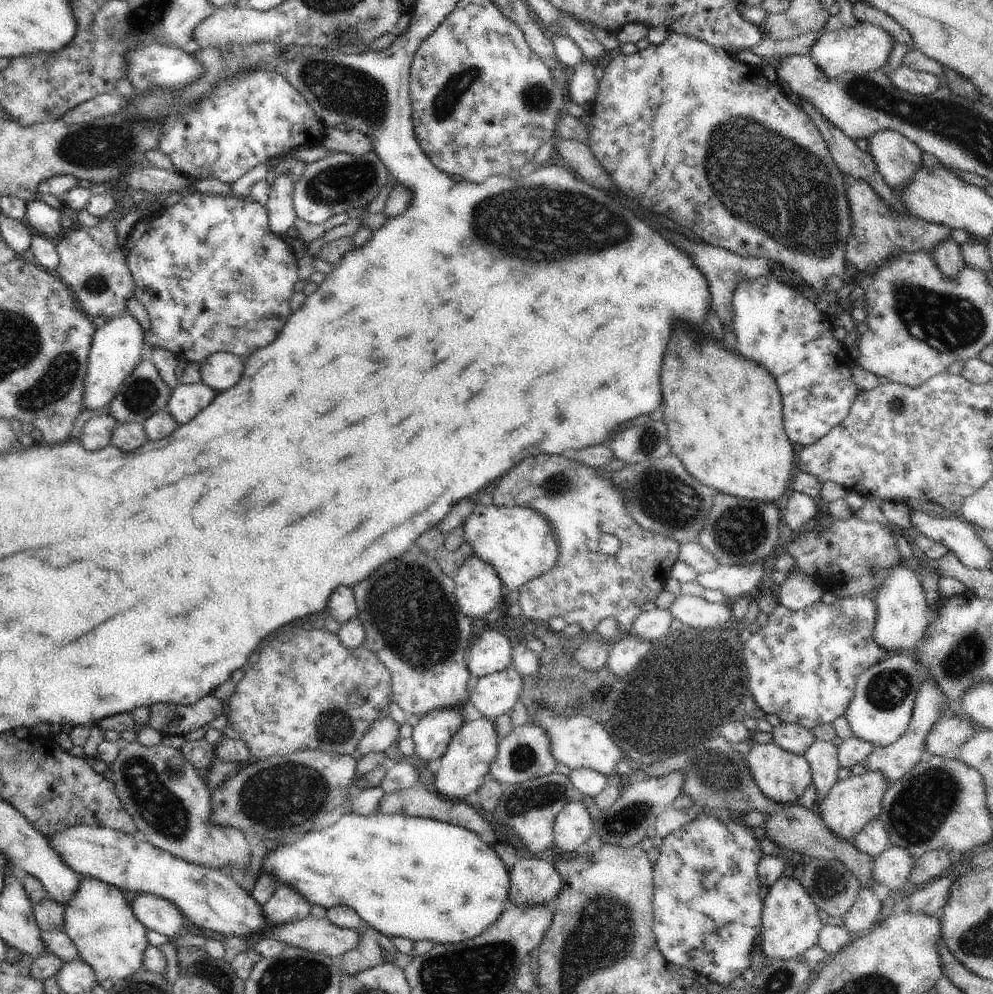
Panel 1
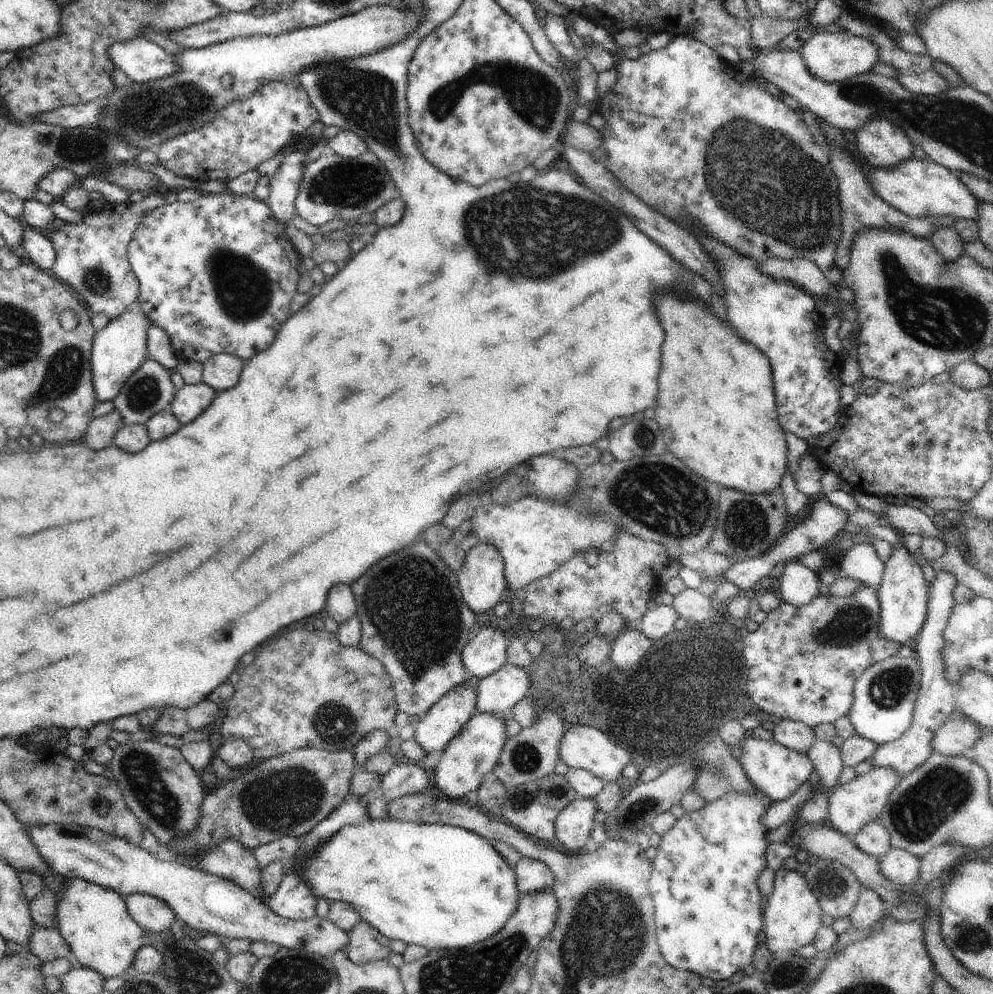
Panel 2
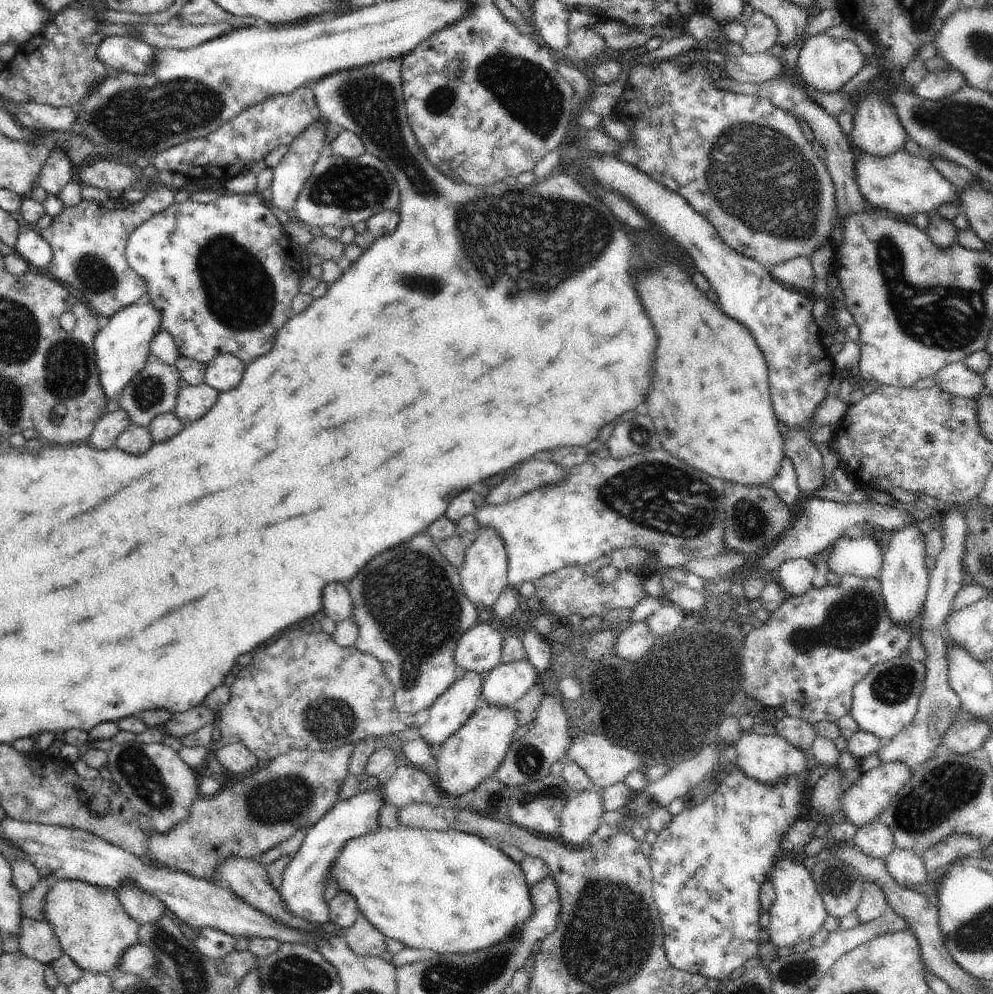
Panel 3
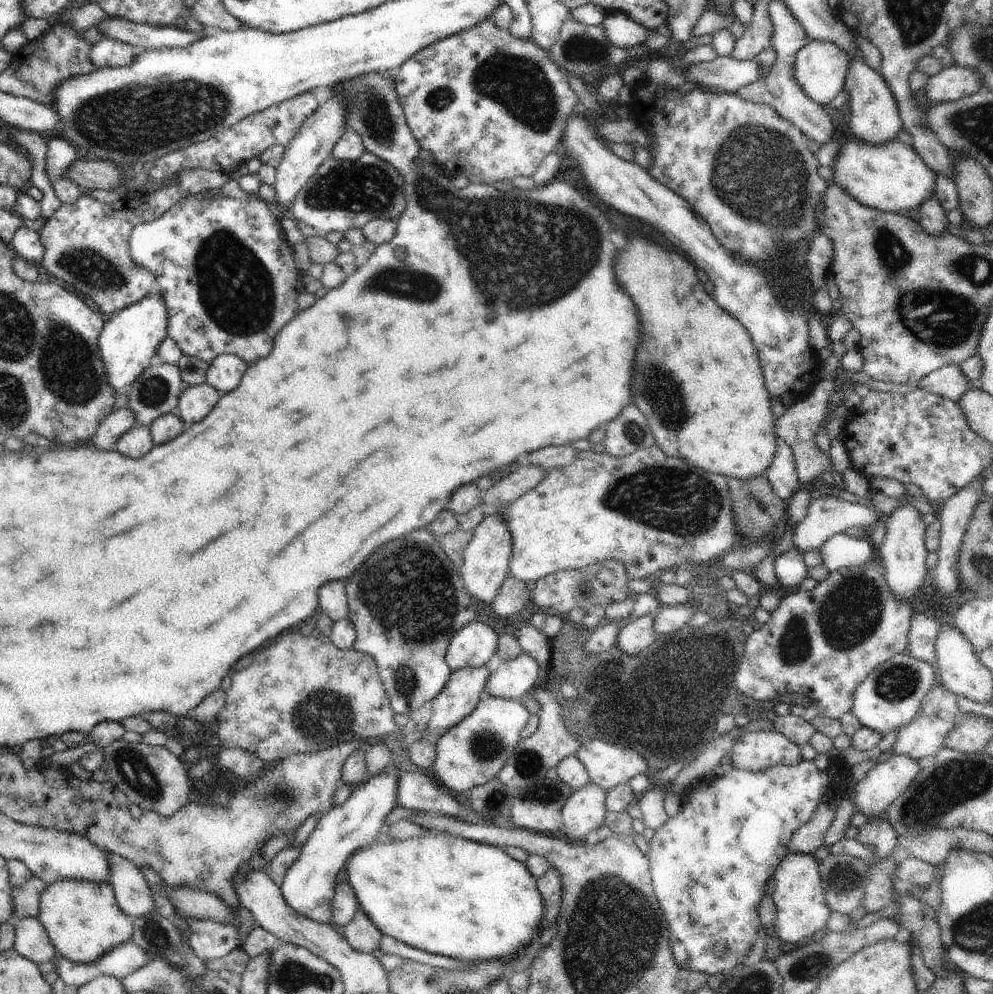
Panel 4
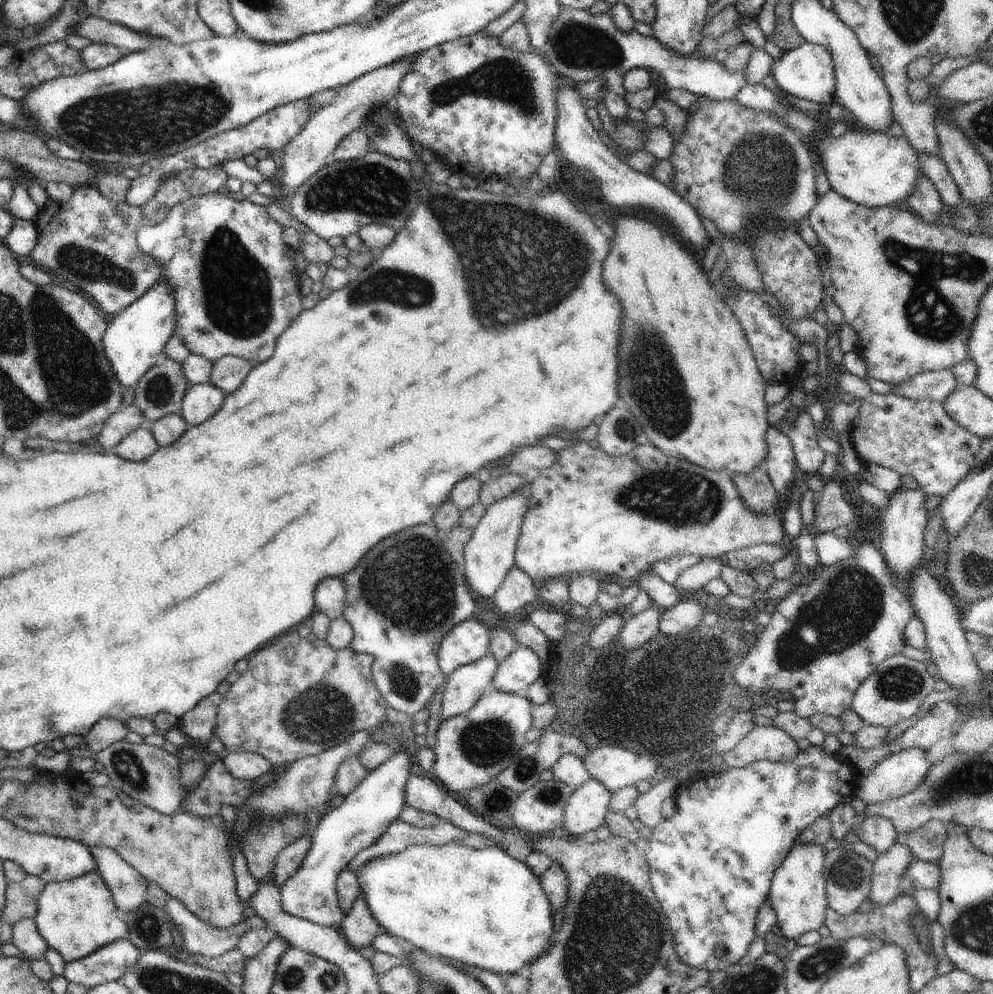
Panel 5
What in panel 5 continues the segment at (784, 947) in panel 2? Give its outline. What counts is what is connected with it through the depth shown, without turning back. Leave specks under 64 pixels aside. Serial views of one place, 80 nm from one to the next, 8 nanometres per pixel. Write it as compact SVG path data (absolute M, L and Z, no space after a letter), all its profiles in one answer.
M795 843L771 878L767 900L775 912L778 926L787 939L796 941L802 934L818 930L823 925L825 910L828 907L823 873L826 853L823 845Z

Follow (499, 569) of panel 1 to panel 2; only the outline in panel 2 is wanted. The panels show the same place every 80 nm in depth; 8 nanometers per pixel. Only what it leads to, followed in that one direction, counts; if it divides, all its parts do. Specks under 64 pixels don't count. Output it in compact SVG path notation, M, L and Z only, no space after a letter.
M667 451L660 456L634 458L624 462L614 461L610 464L596 462L588 468L581 469L580 488L576 492L576 498L570 500L568 504L538 500L536 496L528 496L506 506L495 503L481 505L472 516L471 533L478 540L478 544L492 544L492 548L500 552L501 559L504 560L504 576L508 593L512 594L520 588L525 588L534 580L551 574L560 567L560 564L576 556L576 552L582 550L602 552L600 546L604 542L618 540L616 530L620 526L628 528L628 532L634 536L668 546L670 560L680 563L680 558L684 554L696 554L708 549L708 544L712 540L712 530L716 526L718 498L722 490L720 485L698 476L682 460L678 460Z

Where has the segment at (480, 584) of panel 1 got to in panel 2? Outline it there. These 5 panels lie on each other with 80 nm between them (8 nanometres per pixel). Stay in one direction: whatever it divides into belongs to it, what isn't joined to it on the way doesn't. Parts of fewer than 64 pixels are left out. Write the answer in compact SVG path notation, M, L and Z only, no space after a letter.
M476 544L457 574L460 594L468 610L486 612L507 596L504 560L492 544Z

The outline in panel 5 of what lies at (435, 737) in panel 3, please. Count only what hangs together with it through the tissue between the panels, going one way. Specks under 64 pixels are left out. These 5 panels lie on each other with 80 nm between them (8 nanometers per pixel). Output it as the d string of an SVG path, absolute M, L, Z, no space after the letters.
M484 655L477 661L457 668L444 684L442 720L468 712L480 697L491 689L499 664L494 656Z

